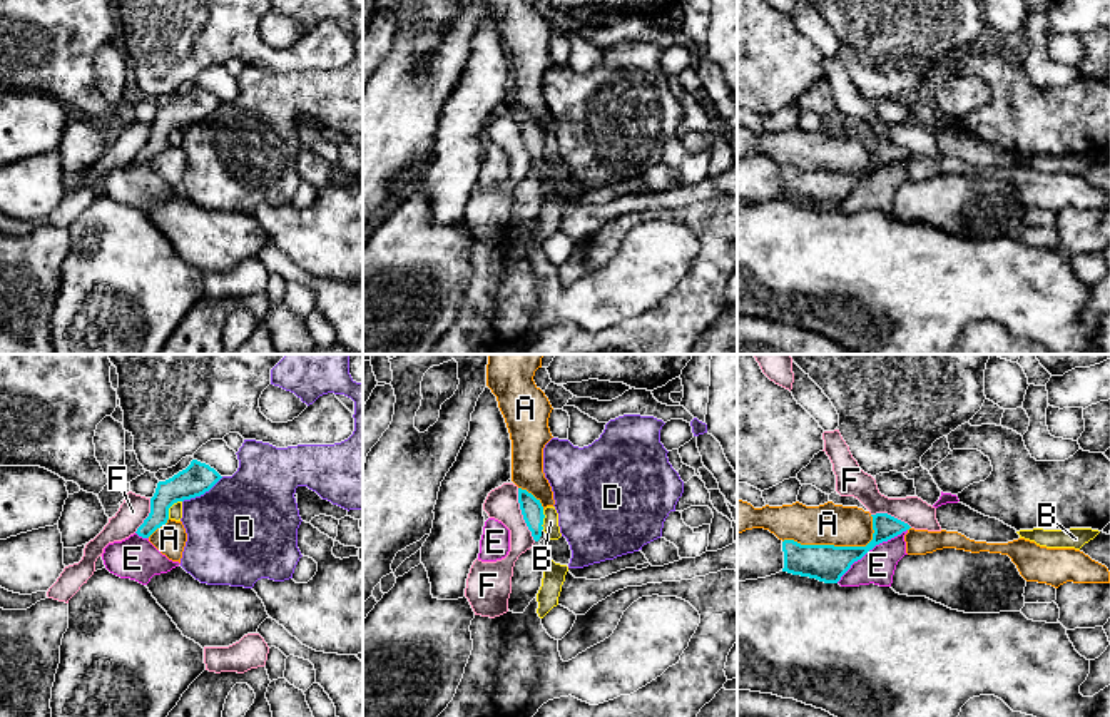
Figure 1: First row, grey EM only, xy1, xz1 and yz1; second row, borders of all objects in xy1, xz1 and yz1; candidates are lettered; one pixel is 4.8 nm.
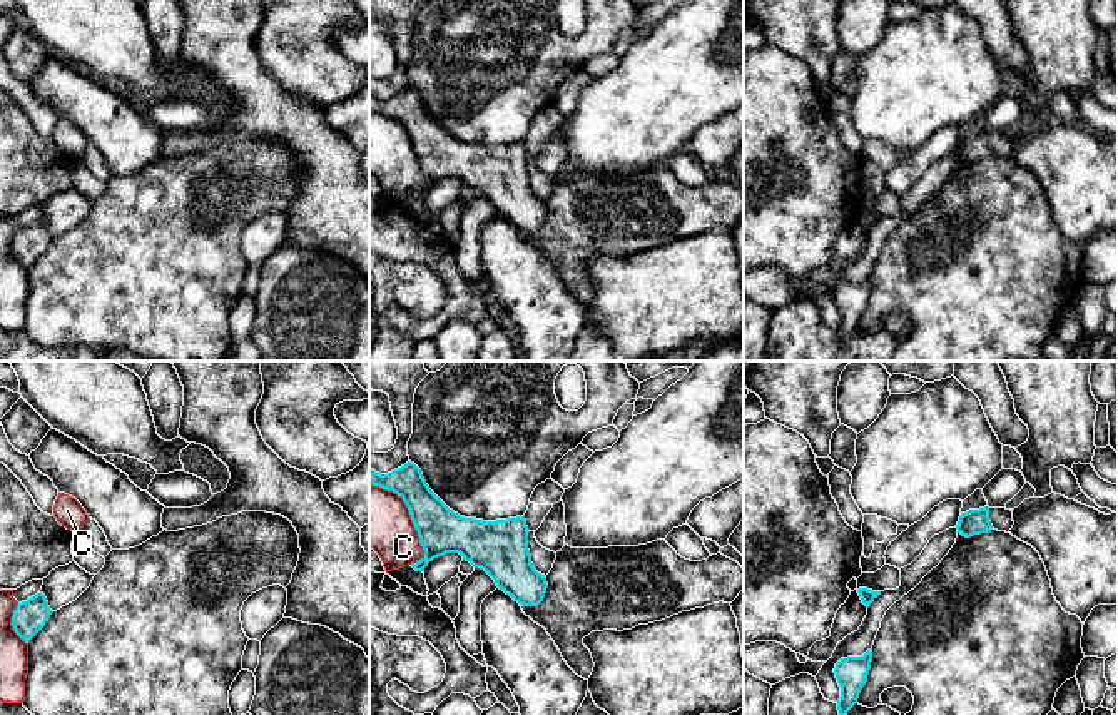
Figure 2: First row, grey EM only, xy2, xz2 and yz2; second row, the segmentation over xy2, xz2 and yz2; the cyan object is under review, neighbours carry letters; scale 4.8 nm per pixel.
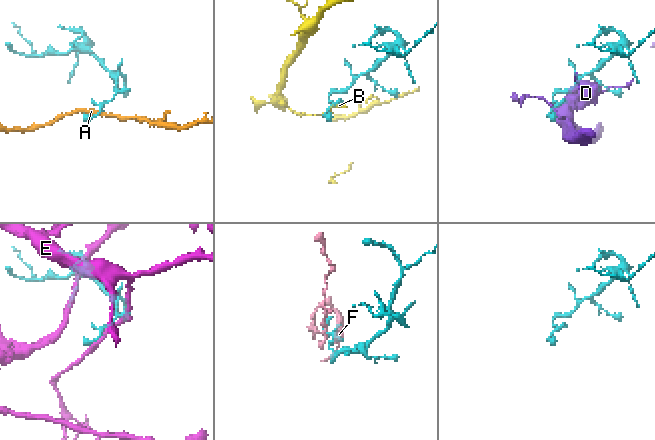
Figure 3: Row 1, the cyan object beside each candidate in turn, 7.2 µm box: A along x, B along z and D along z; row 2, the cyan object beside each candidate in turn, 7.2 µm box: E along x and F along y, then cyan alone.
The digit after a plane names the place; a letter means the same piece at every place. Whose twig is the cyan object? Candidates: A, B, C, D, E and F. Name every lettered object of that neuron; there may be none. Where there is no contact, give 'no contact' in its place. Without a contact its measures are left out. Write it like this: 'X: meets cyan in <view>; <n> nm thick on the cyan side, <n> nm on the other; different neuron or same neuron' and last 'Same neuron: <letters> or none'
A: meets cyan in yz1; 180 nm thick on the cyan side, 200 nm on the other; different neuron
B: meets cyan in xy1; 150 nm thick on the cyan side, 60 nm on the other; different neuron
C: meets cyan in xz2; 220 nm thick on the cyan side, 300 nm on the other; different neuron
D: meets cyan in xy1; 150 nm thick on the cyan side, 500 nm on the other; different neuron
E: meets cyan in yz1; 180 nm thick on the cyan side, 170 nm on the other; different neuron
F: meets cyan in xz1; 110 nm thick on the cyan side, 160 nm on the other; different neuron
Same neuron: none

